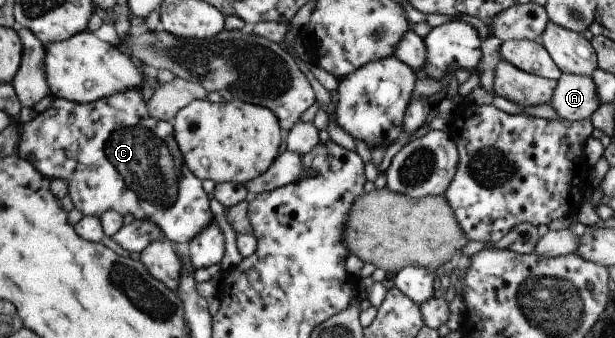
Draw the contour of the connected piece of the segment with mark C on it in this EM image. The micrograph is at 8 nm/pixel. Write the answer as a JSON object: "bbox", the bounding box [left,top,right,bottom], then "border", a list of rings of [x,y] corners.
{"bbox":[16,90,215,243],"border":[[[126,90],[87,104],[56,98],[50,108],[23,123],[16,154],[34,165],[41,176],[64,179],[68,183],[67,195],[73,207],[83,216],[99,217],[108,210],[121,216],[130,213],[136,220],[155,223],[164,239],[188,243],[215,221],[208,208],[209,199],[200,180],[184,167],[182,154],[174,141],[173,125],[148,115],[140,90]]]}

